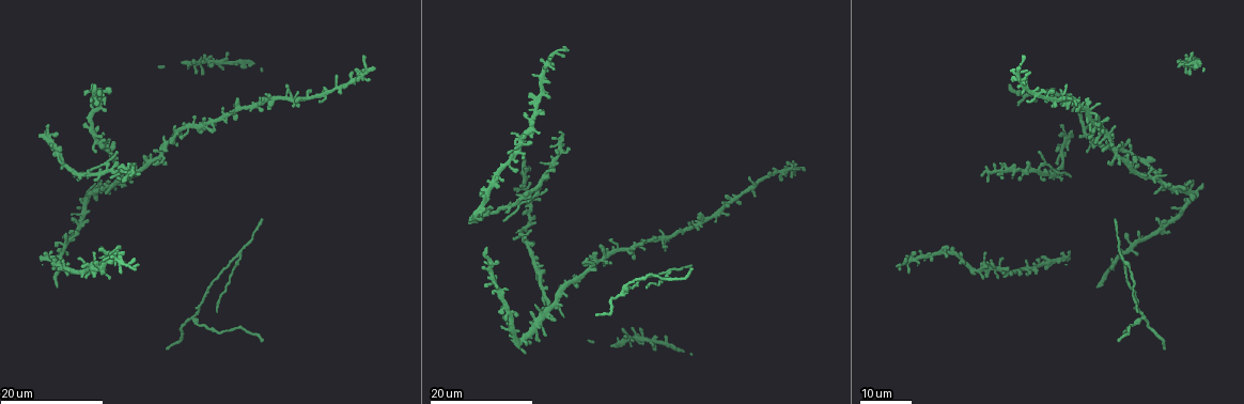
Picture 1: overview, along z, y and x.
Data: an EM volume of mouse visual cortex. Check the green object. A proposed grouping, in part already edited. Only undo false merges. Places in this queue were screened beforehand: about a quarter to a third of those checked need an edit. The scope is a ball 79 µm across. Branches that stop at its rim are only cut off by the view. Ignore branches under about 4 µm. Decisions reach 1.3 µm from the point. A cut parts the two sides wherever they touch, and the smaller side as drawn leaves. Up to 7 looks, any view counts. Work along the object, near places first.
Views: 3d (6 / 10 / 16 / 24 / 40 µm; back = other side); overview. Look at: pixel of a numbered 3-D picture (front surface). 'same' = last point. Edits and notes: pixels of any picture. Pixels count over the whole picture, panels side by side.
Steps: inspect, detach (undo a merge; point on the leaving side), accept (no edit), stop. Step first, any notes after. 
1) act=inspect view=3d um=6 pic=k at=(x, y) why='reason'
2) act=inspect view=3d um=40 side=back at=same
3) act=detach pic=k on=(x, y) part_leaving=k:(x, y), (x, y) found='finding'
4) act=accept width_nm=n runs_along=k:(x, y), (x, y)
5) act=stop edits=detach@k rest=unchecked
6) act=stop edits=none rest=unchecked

act=inspect view=3d um=24 pic=1 at=(992, 173) why='four-way junction'

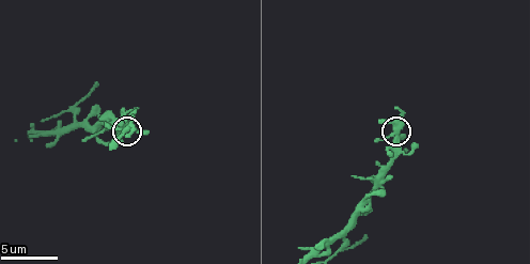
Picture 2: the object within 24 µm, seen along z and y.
act=inspect view=3d um=10 pic=2 at=(394, 133)

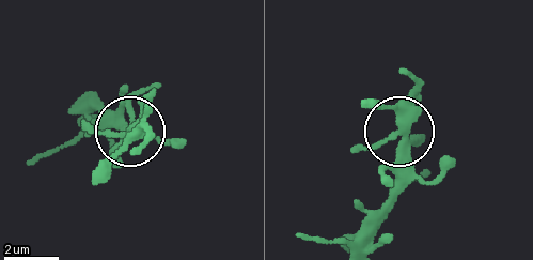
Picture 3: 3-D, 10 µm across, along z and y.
act=accept found='one neuron here'

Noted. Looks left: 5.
act=inspect view=3d um=24 pic=1 at=(238, 257)

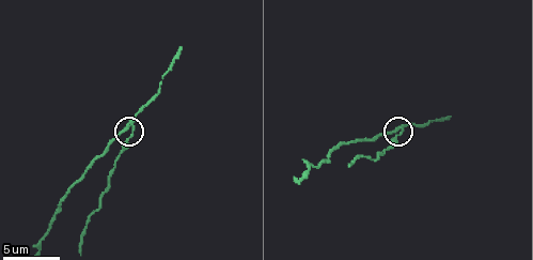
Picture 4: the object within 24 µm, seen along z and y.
act=inspect view=3d um=10 pic=4 at=(395, 131)

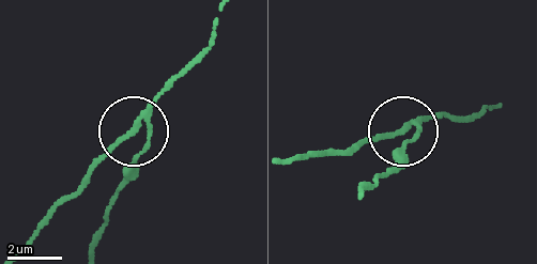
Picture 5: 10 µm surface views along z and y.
act=detach pic=5 on=(138, 155) part_leaving=5:(150, 118), (148, 143), (96, 247) found='a second neuron is stuck on'

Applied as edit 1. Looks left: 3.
act=inspect view=3d um=10 pic=4 at=(294, 176) why='three arms meet'

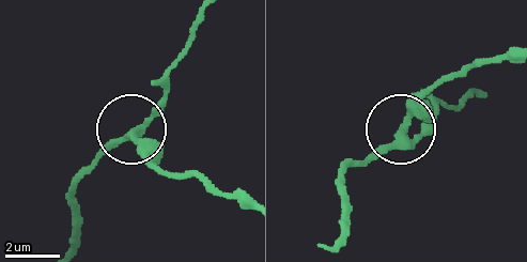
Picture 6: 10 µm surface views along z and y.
act=accept width_nm=270 found='one neuron here'

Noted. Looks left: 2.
act=stop edits=detach@5 rest=unchecked

